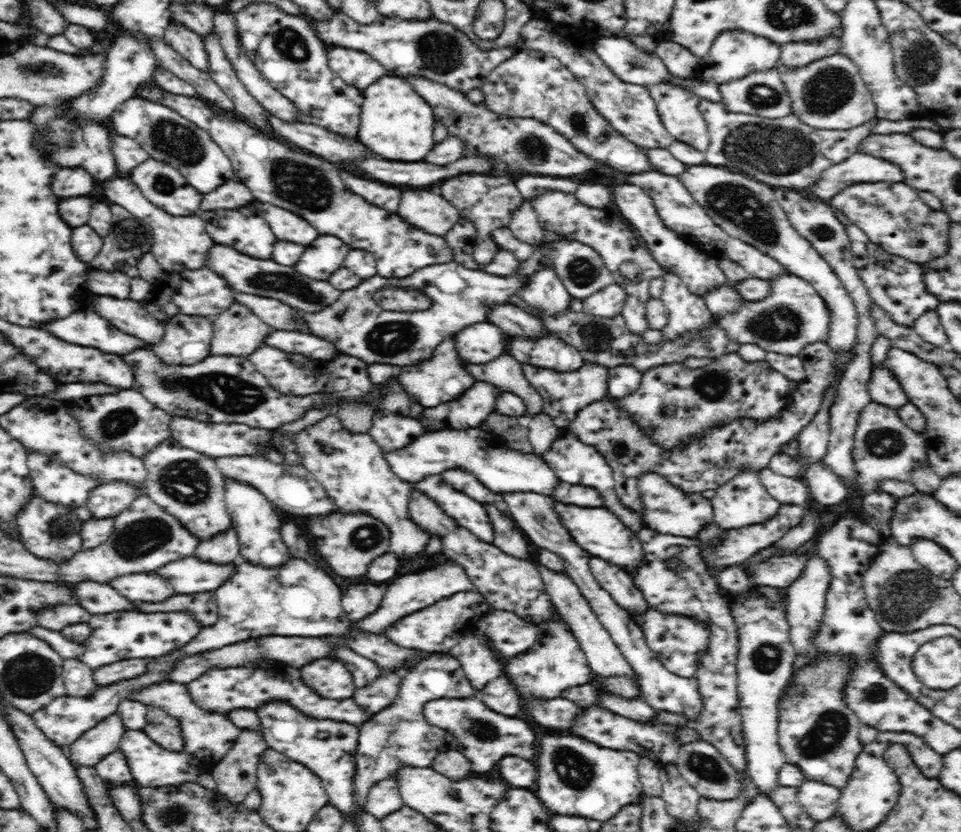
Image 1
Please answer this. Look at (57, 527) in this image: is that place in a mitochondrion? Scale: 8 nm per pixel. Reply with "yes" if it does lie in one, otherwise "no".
yes

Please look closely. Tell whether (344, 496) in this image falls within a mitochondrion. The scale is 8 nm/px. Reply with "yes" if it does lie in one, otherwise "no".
no

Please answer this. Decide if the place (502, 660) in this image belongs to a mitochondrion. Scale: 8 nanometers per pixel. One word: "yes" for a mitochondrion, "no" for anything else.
no

